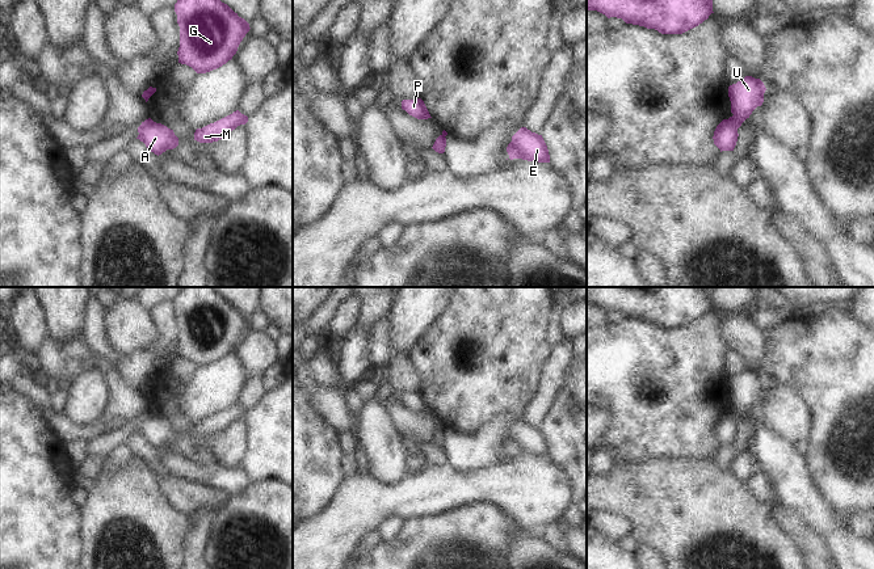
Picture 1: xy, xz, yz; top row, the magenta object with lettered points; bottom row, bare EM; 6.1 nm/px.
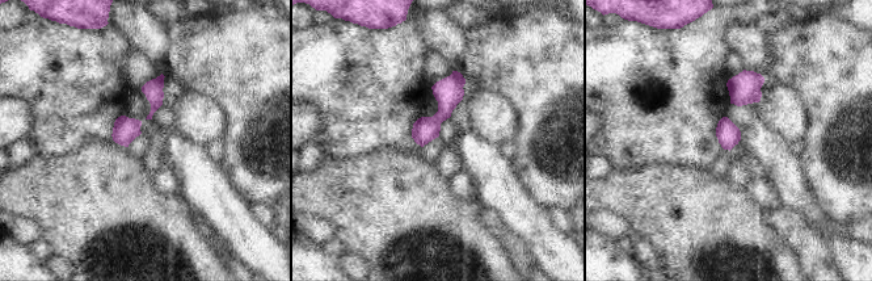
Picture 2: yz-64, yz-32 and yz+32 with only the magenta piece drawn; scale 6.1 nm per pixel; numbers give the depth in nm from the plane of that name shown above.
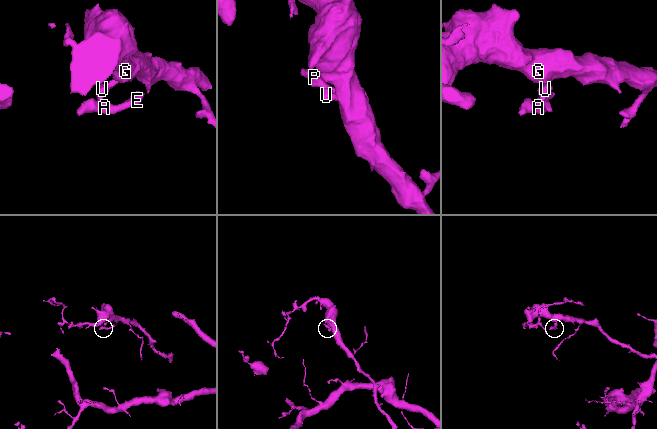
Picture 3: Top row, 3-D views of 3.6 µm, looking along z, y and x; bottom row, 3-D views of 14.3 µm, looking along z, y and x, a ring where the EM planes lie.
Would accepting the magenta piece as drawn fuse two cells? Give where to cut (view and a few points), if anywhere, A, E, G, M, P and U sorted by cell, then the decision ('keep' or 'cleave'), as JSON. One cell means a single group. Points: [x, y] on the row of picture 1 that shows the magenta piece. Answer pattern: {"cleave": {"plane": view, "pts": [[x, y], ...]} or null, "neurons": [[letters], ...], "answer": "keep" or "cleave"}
{"cleave": {"plane": "yz", "pts": [[727, 119], [736, 129]]}, "neurons": [["A", "E", "M", "P"], ["G", "U"]], "answer": "cleave"}

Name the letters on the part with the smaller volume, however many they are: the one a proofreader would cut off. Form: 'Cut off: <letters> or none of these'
Cut off: A, E, M, P

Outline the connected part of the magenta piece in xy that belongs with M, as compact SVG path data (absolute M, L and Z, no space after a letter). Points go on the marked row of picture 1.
M239 110L232 114L210 123L202 128L197 128L194 132L194 140L199 143L213 143L224 138L232 130L235 130L240 125L245 125L248 122L248 117L241 114Z

